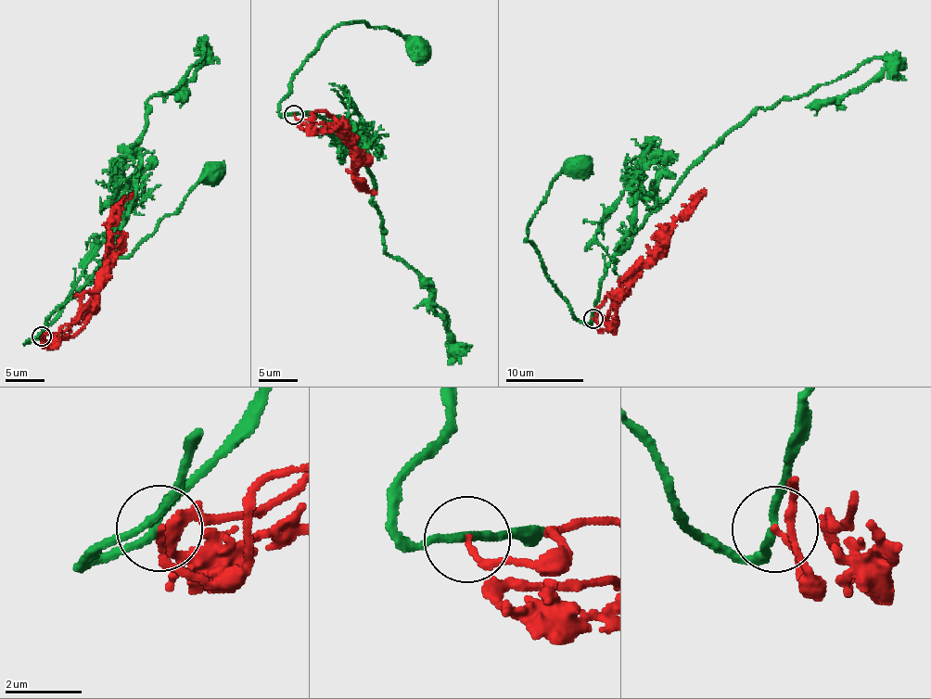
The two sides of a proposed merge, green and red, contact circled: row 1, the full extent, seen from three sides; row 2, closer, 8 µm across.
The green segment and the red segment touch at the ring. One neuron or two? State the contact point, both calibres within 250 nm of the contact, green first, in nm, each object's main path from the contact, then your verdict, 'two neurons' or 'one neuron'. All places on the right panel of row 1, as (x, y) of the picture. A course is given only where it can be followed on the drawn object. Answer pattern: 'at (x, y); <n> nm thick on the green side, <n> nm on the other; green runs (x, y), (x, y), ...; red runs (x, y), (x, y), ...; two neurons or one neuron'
at (593, 318); 200 nm thick on the green side, 130 nm on the other; green runs (593, 318), (610, 259), (719, 141), (757, 107), (806, 95), (884, 58), (886, 66), (864, 85), (806, 107); red runs (593, 318), (600, 330), (596, 310), (602, 301), (618, 290), (643, 263), (658, 236), (700, 198), (704, 188); two neurons

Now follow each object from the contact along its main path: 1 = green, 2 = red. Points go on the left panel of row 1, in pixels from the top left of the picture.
1: (42, 336), (126, 201), (146, 105), (176, 88), (205, 44), (176, 100)
2: (42, 336), (52, 347), (58, 331), (74, 324), (90, 302), (108, 245), (107, 226), (133, 191)

